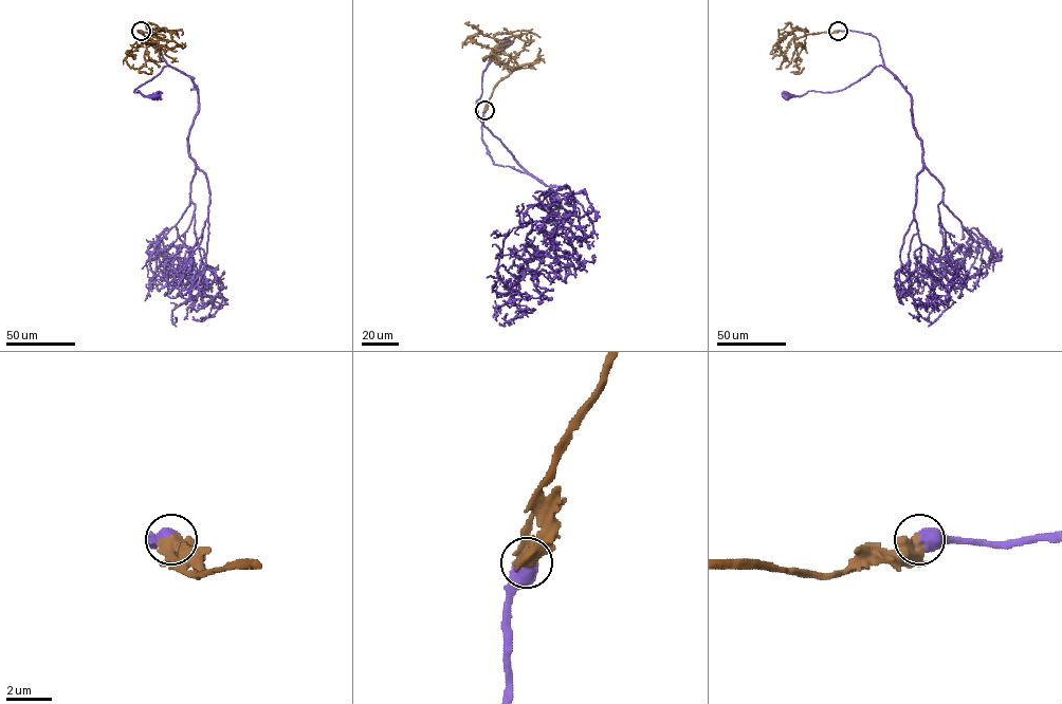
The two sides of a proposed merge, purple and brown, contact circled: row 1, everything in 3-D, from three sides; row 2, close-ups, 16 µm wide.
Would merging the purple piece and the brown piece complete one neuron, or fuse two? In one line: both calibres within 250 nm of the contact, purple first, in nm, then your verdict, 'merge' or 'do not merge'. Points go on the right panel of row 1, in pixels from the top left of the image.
800/500 nm | merge

